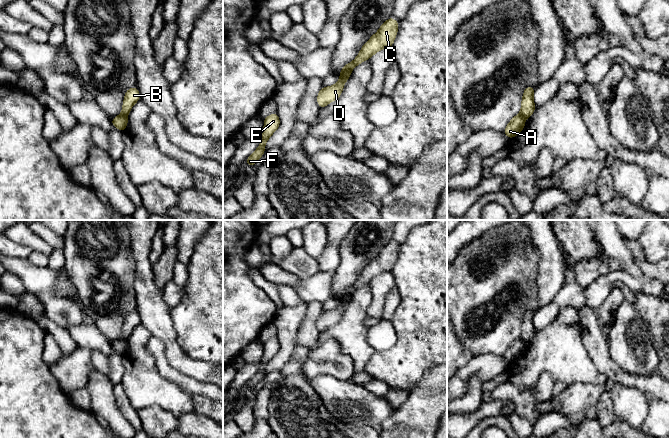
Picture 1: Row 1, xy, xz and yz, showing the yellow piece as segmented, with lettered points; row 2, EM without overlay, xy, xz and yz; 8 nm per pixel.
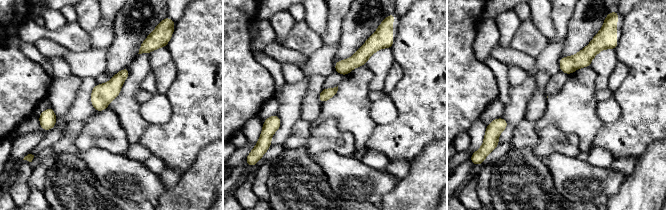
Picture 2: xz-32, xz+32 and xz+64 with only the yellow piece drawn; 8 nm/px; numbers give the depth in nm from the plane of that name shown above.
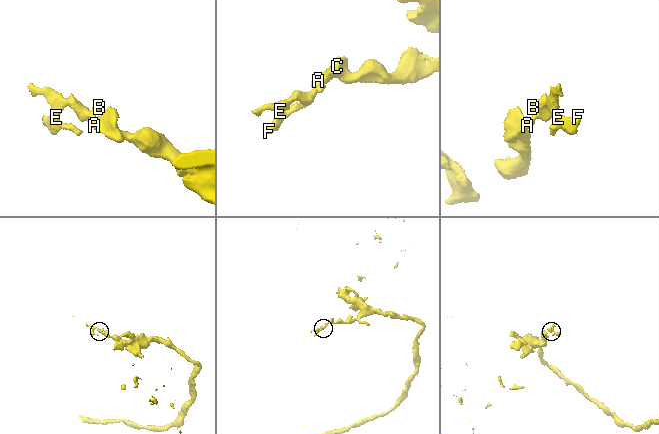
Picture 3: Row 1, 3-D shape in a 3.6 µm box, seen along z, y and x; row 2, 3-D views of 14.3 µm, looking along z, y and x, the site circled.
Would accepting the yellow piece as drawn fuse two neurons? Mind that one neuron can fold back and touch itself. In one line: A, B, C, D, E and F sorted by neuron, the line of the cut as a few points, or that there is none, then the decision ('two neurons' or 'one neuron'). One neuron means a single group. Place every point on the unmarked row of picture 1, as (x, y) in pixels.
A C / B D E F; cut in xz along (350, 295), (340, 299); two neurons

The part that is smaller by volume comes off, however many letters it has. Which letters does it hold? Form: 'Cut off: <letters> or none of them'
Cut off: B, D, E, F

